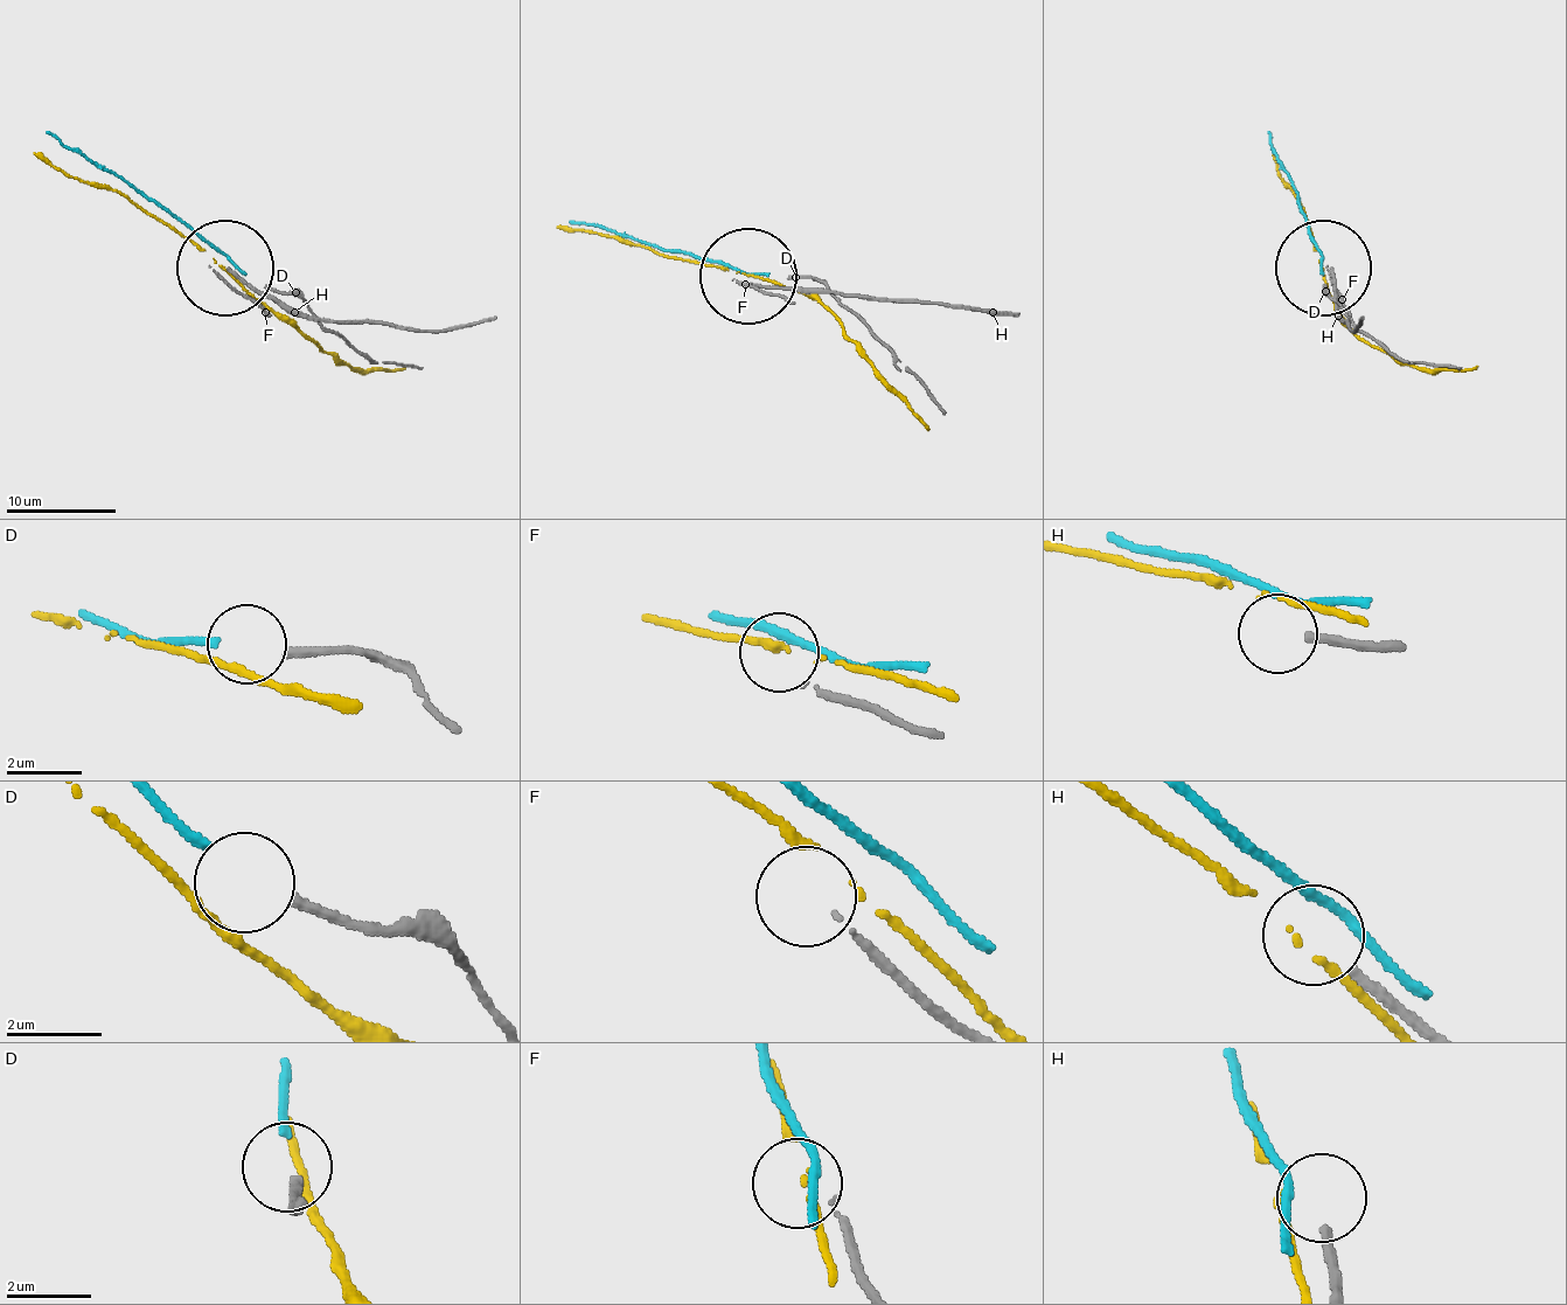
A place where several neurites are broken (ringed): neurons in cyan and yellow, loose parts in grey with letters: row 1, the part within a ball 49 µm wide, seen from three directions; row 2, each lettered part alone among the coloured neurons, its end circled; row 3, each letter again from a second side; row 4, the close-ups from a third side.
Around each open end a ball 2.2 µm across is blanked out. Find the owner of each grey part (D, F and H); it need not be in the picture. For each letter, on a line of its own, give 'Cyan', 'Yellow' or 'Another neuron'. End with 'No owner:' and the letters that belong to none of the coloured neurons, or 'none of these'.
D: Cyan
F: Another neuron
H: Another neuron
No owner: F, H

